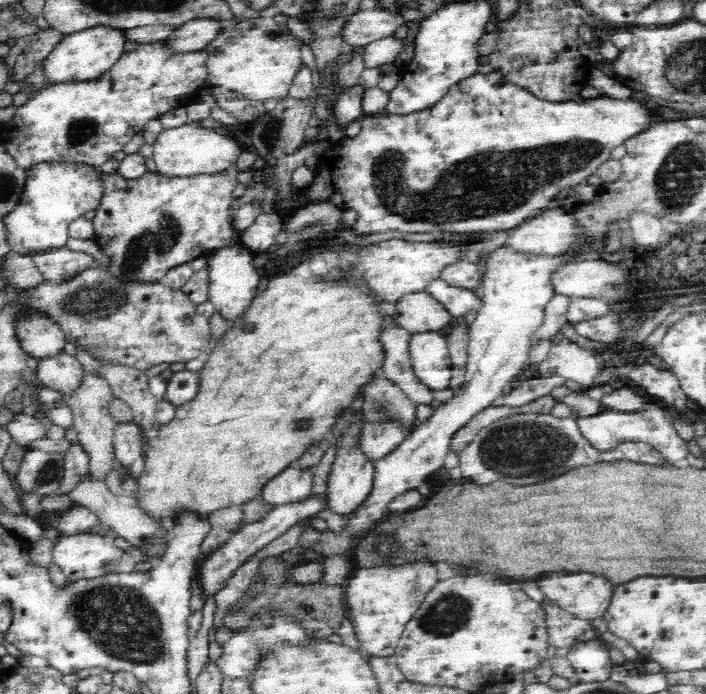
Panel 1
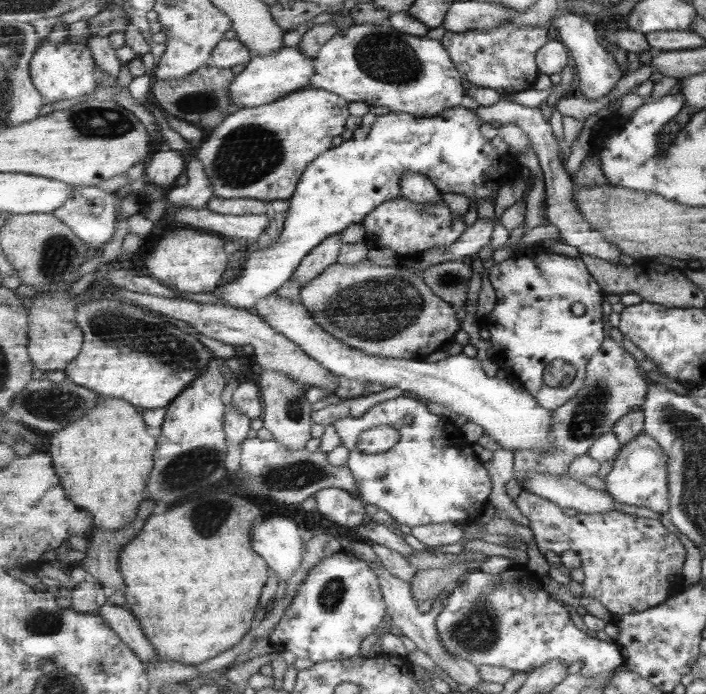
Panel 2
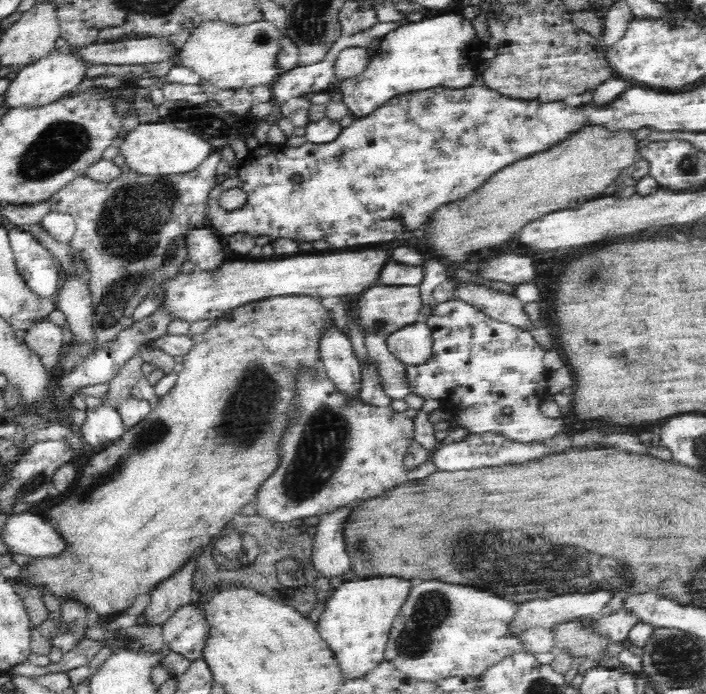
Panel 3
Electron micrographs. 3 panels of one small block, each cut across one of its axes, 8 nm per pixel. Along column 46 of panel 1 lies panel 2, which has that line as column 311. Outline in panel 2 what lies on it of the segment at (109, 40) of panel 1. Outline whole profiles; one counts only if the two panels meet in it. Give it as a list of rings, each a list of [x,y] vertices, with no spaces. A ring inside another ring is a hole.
[[[298,46],[283,47],[269,55],[253,56],[245,70],[231,83],[231,104],[245,108],[263,106],[306,89],[311,86],[313,75],[316,73],[315,59],[303,53]]]

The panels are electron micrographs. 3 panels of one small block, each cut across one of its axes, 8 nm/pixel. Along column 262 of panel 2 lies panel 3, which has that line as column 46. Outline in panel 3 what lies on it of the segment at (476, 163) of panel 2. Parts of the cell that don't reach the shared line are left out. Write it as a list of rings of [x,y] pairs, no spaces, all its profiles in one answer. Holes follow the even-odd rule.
[[[22,228],[9,230],[17,273],[38,298],[55,299],[60,285],[61,272],[52,260],[51,252],[30,232]]]

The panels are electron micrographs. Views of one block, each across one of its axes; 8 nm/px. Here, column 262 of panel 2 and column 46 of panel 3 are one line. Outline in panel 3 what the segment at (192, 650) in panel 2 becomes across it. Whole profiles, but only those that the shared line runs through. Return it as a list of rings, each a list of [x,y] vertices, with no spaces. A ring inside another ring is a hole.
[[[275,296],[274,298],[249,302],[244,306],[229,310],[220,318],[213,320],[208,330],[198,339],[194,348],[184,357],[176,384],[172,390],[168,391],[168,394],[159,397],[157,408],[151,410],[148,416],[137,422],[135,426],[127,428],[115,442],[108,443],[104,450],[90,456],[88,462],[82,466],[82,472],[77,476],[74,486],[70,486],[70,494],[64,496],[62,502],[50,506],[44,512],[47,518],[50,518],[48,521],[52,523],[52,526],[55,526],[61,540],[64,540],[66,548],[52,558],[28,558],[28,564],[21,567],[22,572],[26,572],[26,576],[18,576],[16,580],[24,586],[34,586],[37,590],[35,594],[41,595],[48,592],[50,596],[58,598],[60,602],[70,598],[70,600],[78,602],[80,606],[84,606],[84,610],[106,618],[106,616],[120,615],[125,612],[132,606],[138,595],[151,593],[160,582],[171,578],[183,568],[186,562],[198,556],[213,538],[219,536],[228,521],[234,520],[244,506],[255,501],[259,486],[272,475],[272,472],[277,468],[277,463],[280,462],[280,458],[276,458],[276,446],[278,446],[276,440],[280,440],[280,436],[284,434],[286,414],[288,414],[288,406],[290,406],[292,390],[294,390],[296,366],[302,362],[312,366],[320,358],[318,339],[322,334],[325,322],[328,322],[330,311],[326,310],[319,303],[319,300],[319,297],[313,296]],[[266,360],[290,360],[290,376],[276,376],[282,370],[282,366],[276,366],[280,362],[270,364]]]

